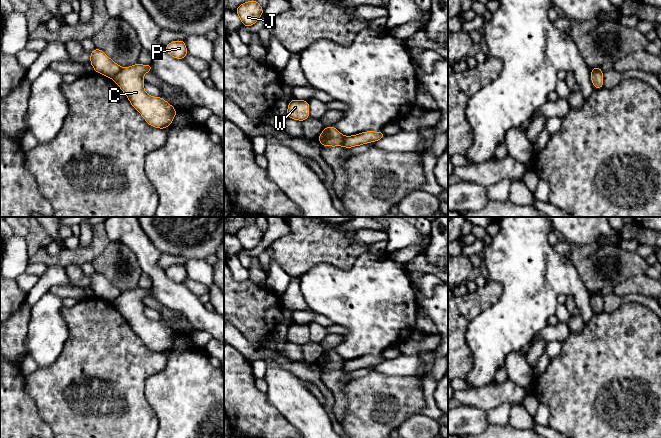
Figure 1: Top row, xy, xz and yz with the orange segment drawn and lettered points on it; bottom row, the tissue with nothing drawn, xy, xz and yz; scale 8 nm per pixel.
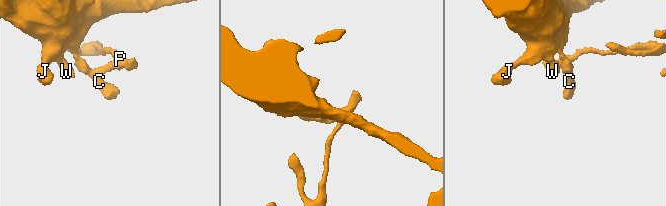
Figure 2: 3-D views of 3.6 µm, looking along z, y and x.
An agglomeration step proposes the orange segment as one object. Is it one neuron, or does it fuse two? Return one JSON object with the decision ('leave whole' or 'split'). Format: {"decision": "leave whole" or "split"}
{"decision": "split"}

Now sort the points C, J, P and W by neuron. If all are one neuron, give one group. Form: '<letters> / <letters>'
C P / J W

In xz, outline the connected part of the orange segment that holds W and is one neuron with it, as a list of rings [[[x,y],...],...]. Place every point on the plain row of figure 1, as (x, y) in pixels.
[[[293,323],[288,327],[287,340],[303,346],[310,341],[309,335],[309,325]]]

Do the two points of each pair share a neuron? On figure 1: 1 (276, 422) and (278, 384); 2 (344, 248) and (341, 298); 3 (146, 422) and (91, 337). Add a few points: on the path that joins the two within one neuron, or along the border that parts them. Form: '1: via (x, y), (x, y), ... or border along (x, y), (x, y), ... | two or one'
1: border along (265, 393), (268, 402), (295, 426) | two
2: border along (361, 254), (348, 269), (320, 263) | two
3: via (128, 401), (117, 380), (104, 367), (103, 358) | one

